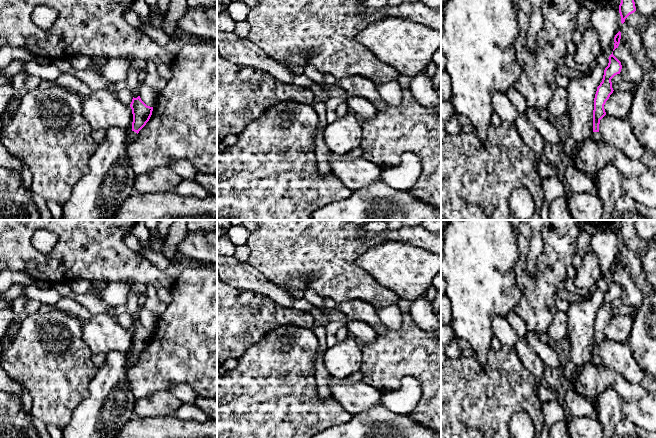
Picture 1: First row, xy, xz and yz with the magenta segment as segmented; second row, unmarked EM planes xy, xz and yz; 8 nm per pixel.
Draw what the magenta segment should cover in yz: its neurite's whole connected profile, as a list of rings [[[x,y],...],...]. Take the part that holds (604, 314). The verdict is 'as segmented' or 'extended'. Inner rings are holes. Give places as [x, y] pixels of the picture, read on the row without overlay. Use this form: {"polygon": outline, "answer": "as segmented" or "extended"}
{"polygon": [[[612,278],[609,280],[608,290],[604,294],[602,306],[597,311],[597,315],[594,322],[594,334],[593,334],[593,359],[592,362],[595,365],[603,364],[602,359],[599,356],[600,344],[606,339],[604,329],[613,317],[611,303],[620,298],[622,289],[621,286]]], "answer": "extended"}

